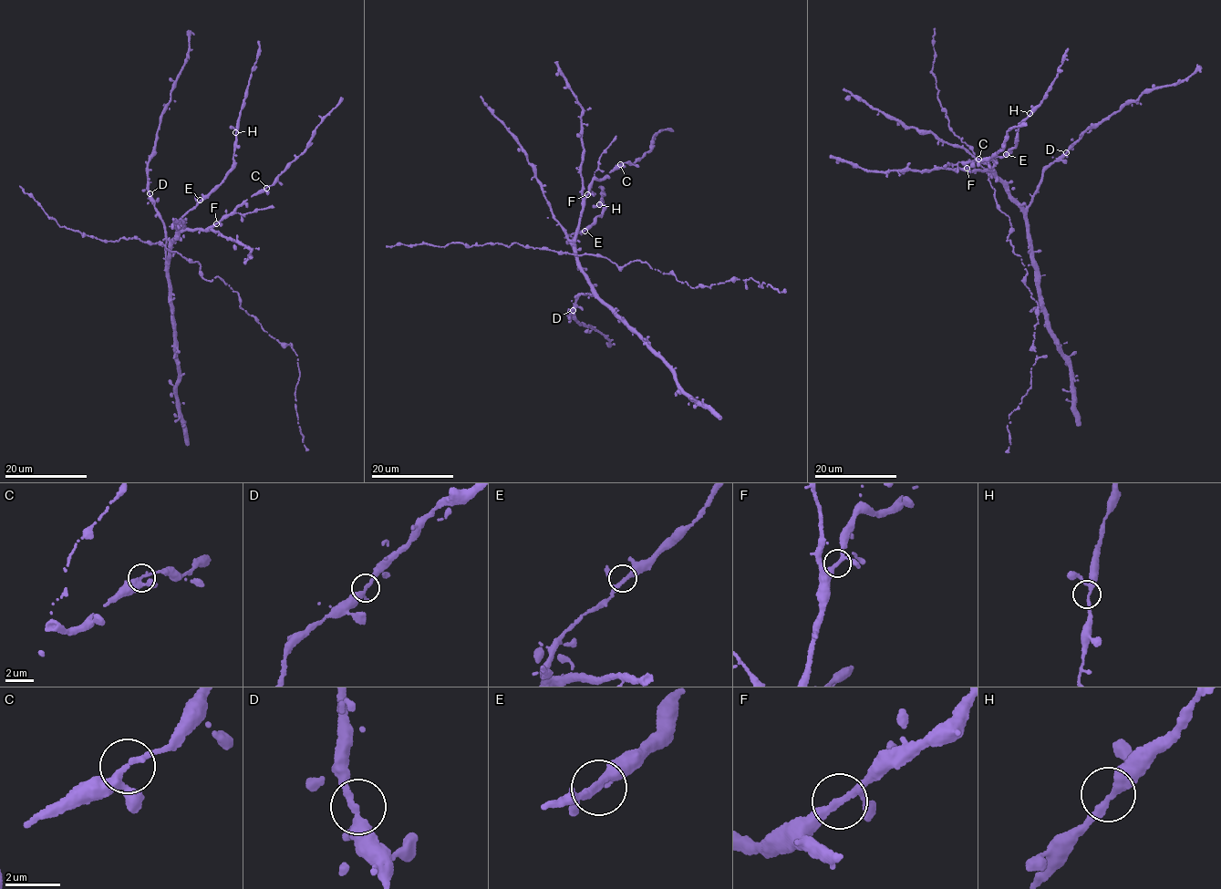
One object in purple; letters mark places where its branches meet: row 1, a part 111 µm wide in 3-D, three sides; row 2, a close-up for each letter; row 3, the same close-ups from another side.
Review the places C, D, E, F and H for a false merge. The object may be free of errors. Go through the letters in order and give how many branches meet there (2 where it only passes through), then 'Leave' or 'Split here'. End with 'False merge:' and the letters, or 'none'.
C: Branches: 3. Leave
D: Branches: 3. Leave
E: Branches: 3. Leave
F: Branches: 3. Leave
H: Branches: 3. Leave
False merge: none

